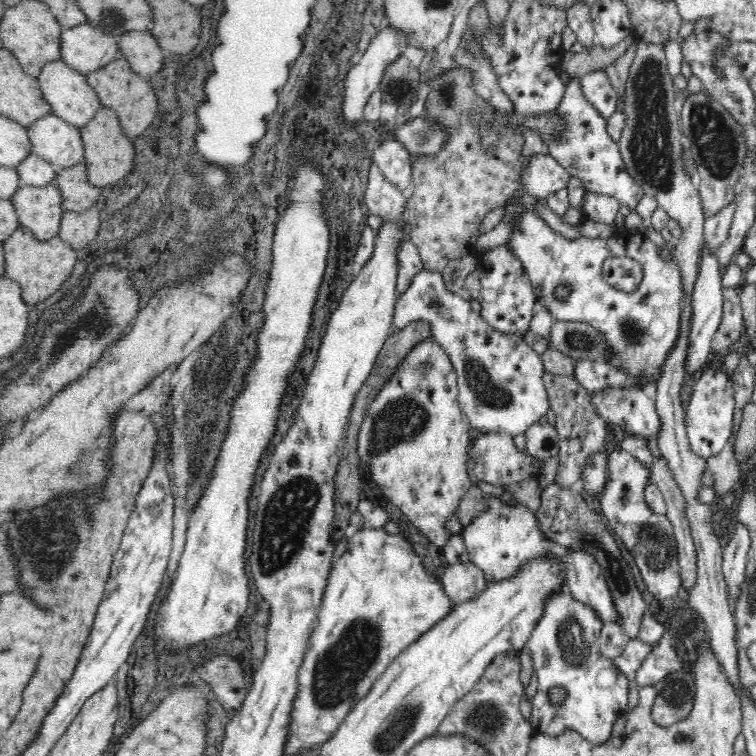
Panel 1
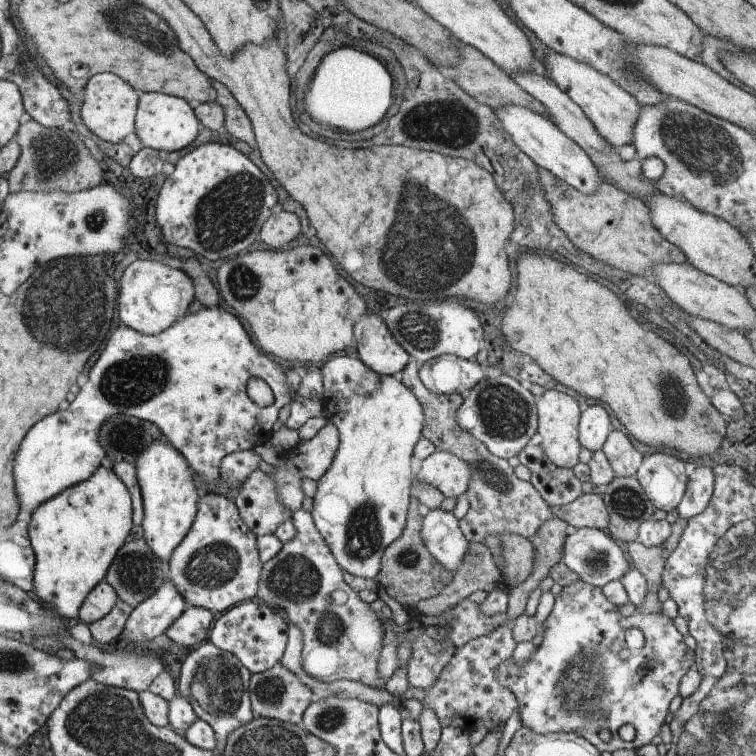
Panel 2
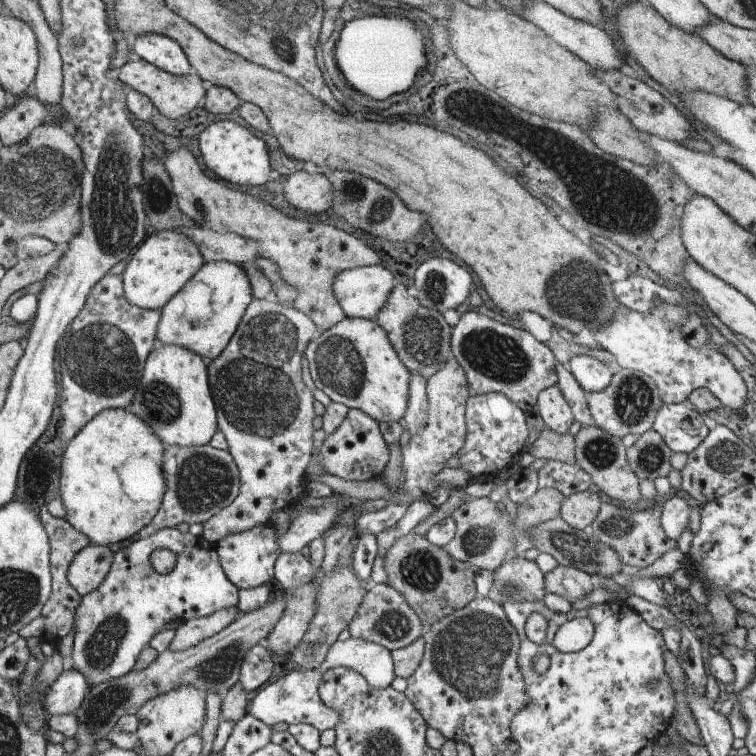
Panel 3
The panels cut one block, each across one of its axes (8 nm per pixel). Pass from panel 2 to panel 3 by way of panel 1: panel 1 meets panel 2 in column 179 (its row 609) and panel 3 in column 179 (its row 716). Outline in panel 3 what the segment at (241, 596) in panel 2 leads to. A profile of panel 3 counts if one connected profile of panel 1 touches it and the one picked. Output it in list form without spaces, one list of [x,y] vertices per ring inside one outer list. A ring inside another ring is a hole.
[[[175,527],[160,529],[154,535],[136,540],[115,552],[110,574],[98,588],[82,597],[75,614],[72,666],[90,681],[90,688],[120,678],[134,668],[144,644],[150,642],[160,626],[165,628],[174,620],[185,622],[222,609],[236,608],[238,603],[239,588],[227,576],[215,545],[210,544],[202,535],[197,537],[189,532],[182,533]],[[158,549],[169,549],[177,556],[172,572],[164,575],[155,571],[151,555]]]

